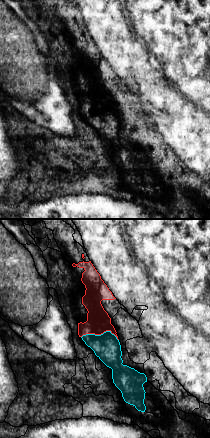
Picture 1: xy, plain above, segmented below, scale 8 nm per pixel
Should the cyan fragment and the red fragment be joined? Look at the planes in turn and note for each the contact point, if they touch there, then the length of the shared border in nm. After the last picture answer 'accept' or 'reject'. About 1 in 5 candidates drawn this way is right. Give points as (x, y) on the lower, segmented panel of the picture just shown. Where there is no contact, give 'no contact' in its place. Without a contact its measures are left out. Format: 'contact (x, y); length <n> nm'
contact (101, 334); length 300 nm

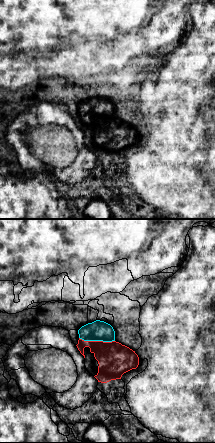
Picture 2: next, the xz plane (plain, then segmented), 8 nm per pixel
contact (97, 340); length 280 nm

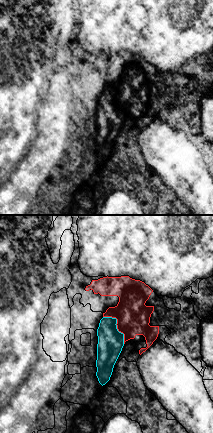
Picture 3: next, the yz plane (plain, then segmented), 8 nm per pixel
contact (116, 325); length 280 nm

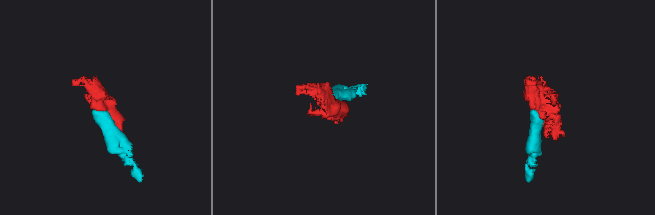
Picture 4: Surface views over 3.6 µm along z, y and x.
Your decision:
accept

